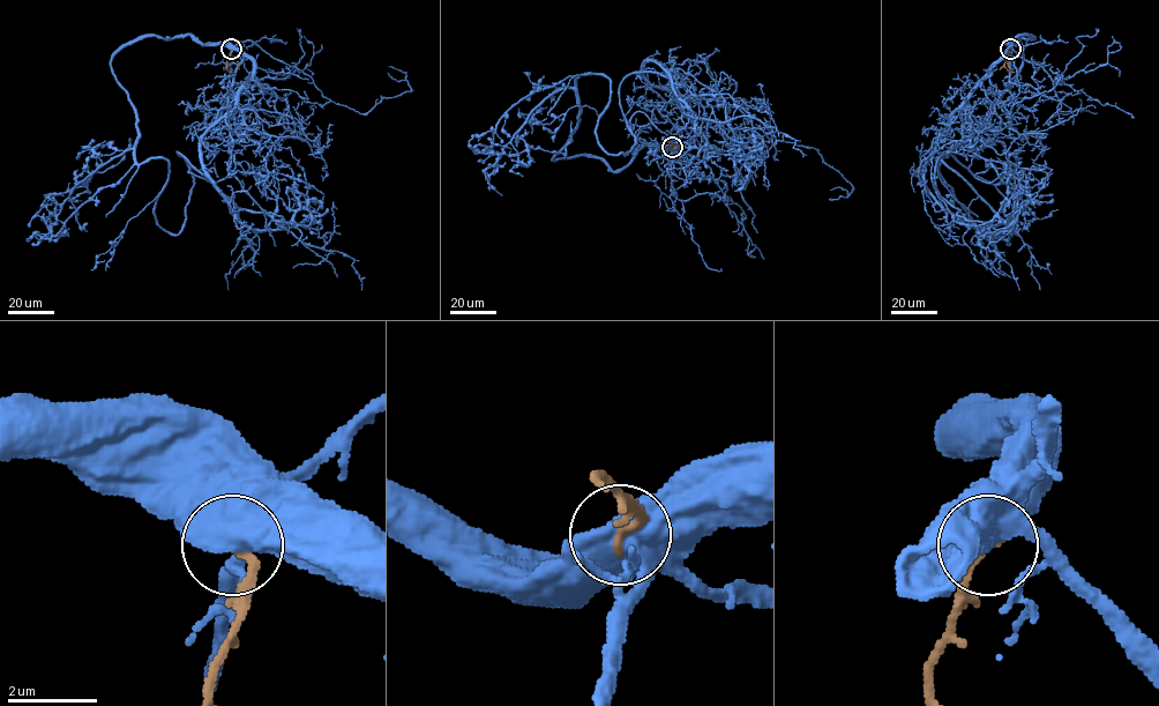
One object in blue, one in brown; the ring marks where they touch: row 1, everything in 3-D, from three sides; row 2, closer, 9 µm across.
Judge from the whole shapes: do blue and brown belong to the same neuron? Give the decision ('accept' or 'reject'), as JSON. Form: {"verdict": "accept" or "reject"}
{"verdict": "reject"}

